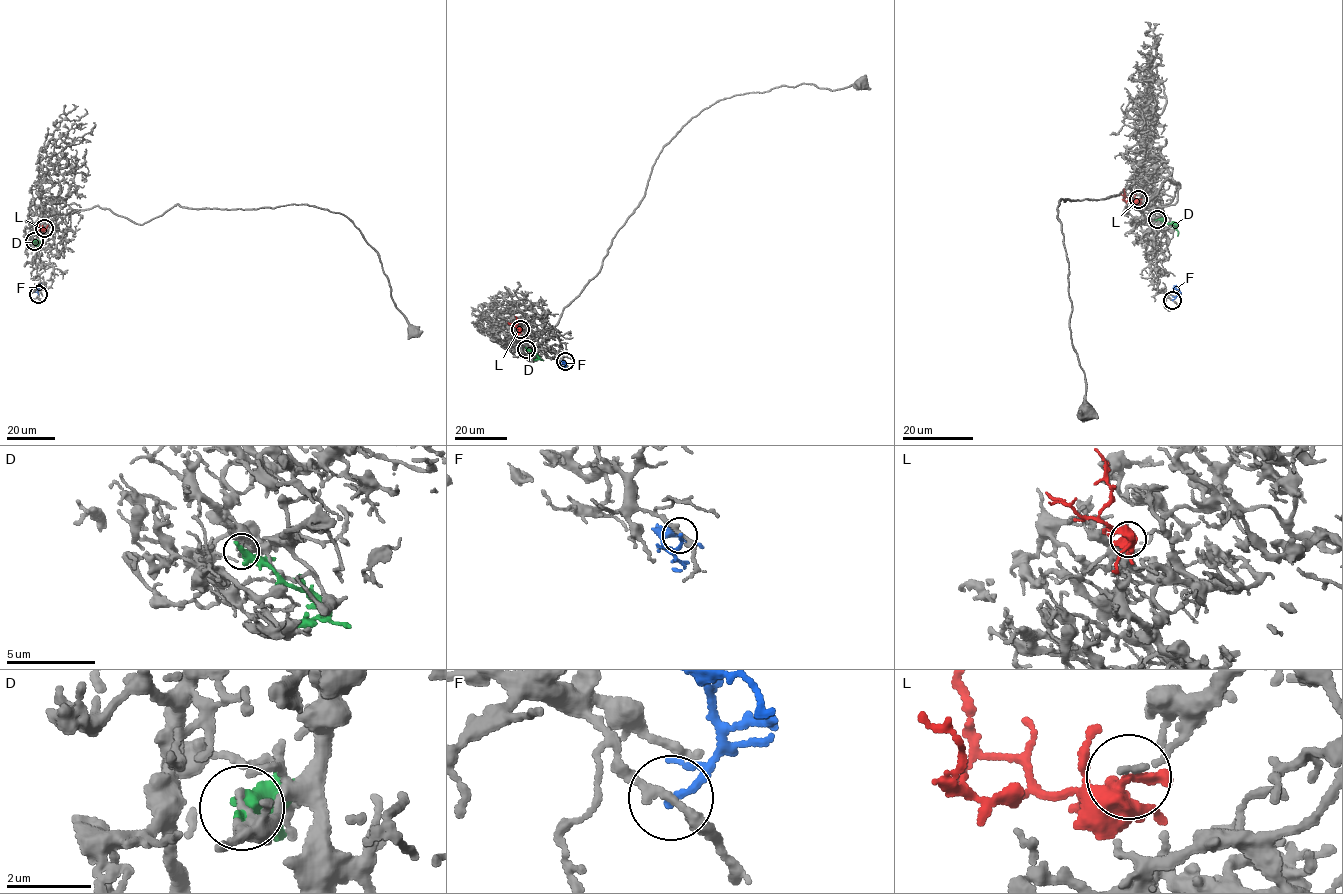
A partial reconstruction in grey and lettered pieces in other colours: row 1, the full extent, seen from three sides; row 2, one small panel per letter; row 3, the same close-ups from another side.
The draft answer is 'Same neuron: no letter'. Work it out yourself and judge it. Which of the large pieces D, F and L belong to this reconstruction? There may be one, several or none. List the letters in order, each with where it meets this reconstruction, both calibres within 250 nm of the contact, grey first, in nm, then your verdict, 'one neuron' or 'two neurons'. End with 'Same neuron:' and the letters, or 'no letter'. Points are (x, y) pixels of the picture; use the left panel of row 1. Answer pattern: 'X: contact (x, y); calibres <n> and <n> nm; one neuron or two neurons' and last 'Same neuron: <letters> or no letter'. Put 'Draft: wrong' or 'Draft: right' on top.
Draft: right
D: contact (34, 241); calibres 150 and 460 nm; two neurons
F: contact (38, 294); calibres 240 and 160 nm; two neurons
L: contact (44, 228); calibres 130 and 480 nm; two neurons
Same neuron: no letter

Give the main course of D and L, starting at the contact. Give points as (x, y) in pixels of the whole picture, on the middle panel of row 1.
D: (526, 349), (542, 360)
L: (520, 329), (516, 326), (515, 316)

